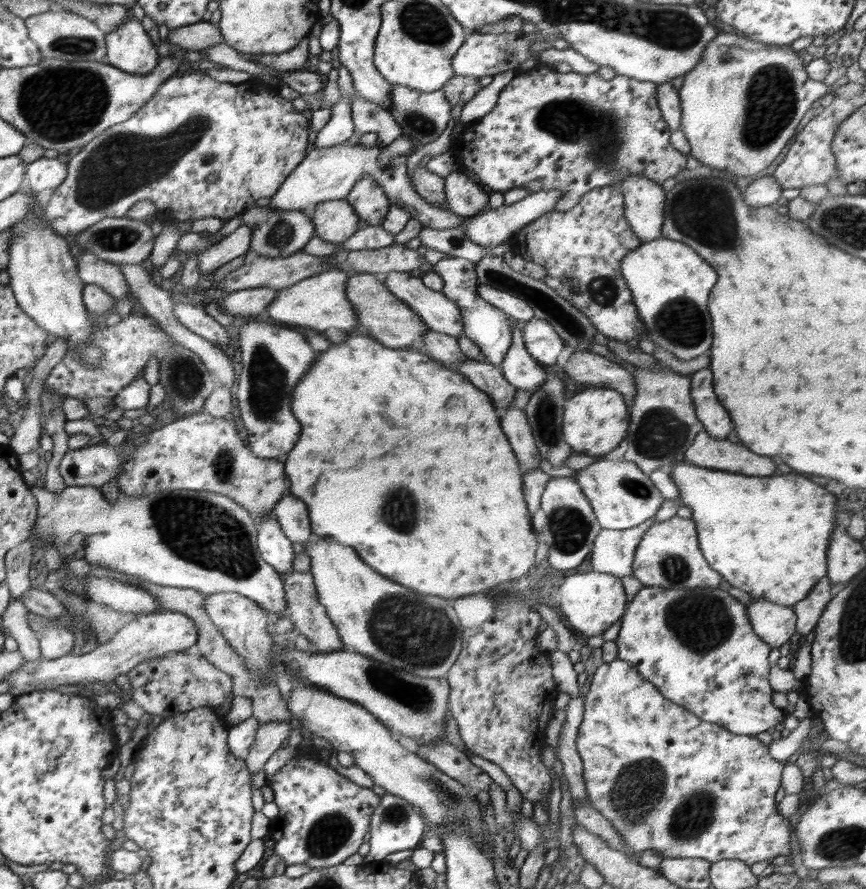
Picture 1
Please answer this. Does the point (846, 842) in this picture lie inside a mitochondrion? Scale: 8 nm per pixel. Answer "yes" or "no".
yes

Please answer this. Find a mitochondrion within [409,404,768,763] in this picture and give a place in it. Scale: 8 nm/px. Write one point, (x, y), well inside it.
(703, 622)

